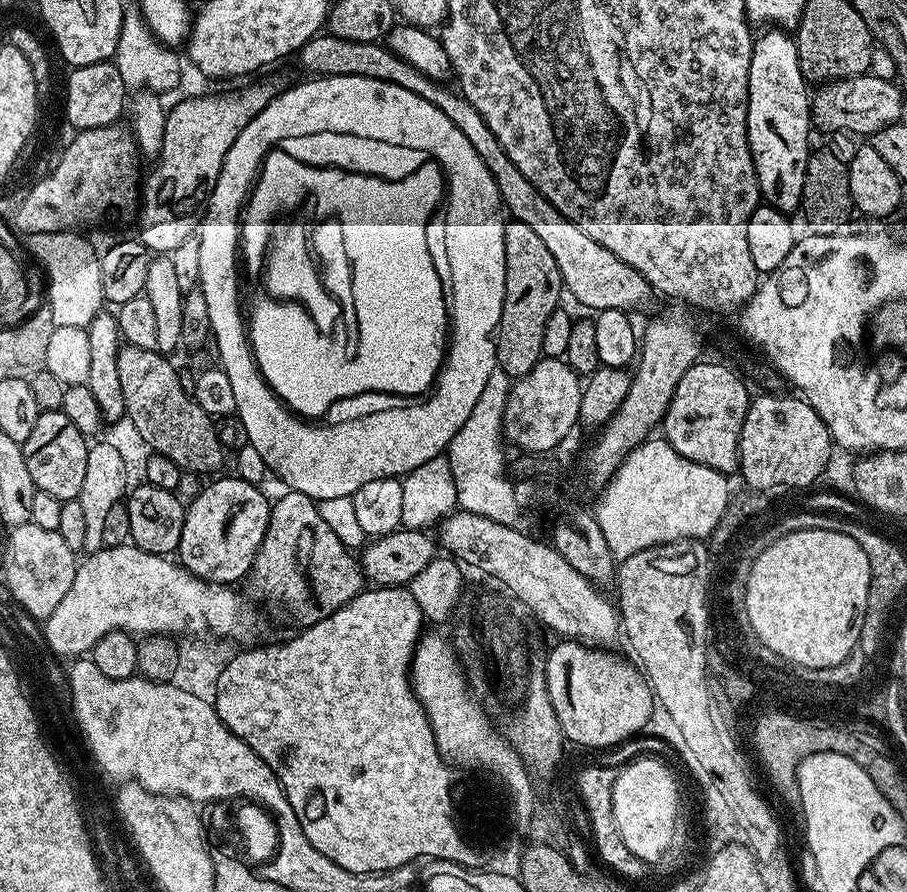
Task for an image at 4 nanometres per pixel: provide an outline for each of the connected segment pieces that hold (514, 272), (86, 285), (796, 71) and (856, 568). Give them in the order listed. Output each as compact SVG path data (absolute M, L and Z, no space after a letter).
M509 219L504 226L504 265L506 266L506 294L502 302L502 318L496 327L496 367L501 368L512 378L530 374L534 366L544 356L542 350L542 334L546 330L546 321L550 314L561 307L564 283L562 274L558 274L558 262L550 254L549 248L538 238L538 233L526 222Z
M67 230L52 233L34 233L27 235L26 242L33 256L46 268L48 274L47 307L51 310L51 321L55 326L78 326L87 329L90 322L102 308L102 274L101 255L92 248L91 244L78 236L77 231Z
M784 30L761 32L752 46L748 79L748 145L763 203L792 214L804 199L804 175L810 155L810 84L800 69L795 39Z
M798 530L766 546L748 572L748 628L774 654L819 670L838 666L860 642L870 594L870 558L854 538L833 530Z

